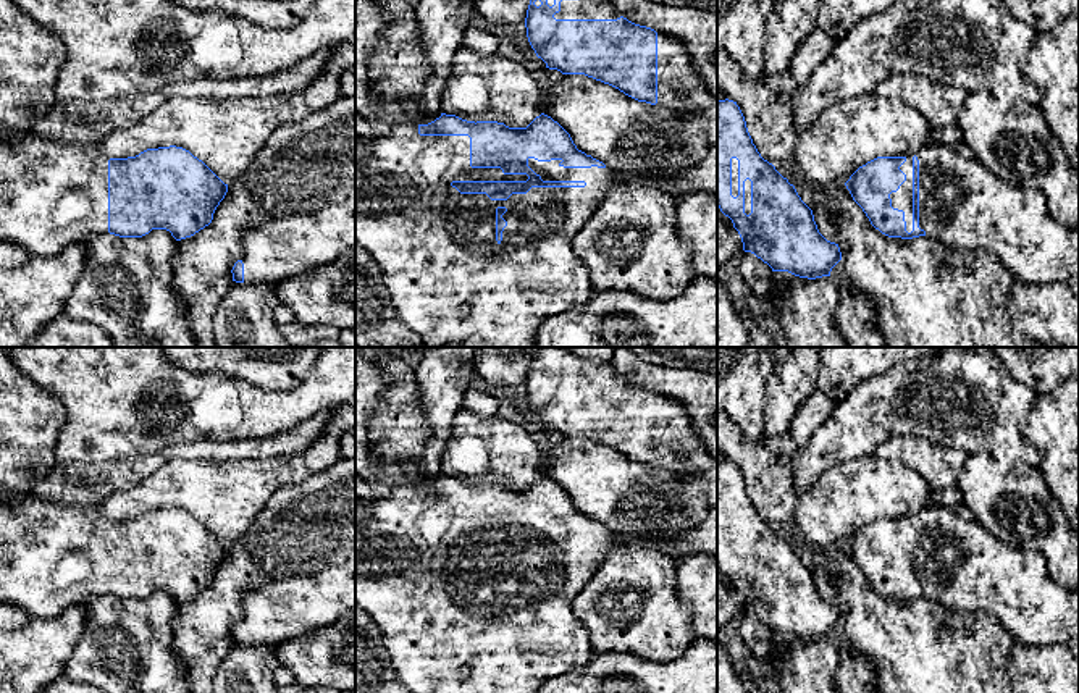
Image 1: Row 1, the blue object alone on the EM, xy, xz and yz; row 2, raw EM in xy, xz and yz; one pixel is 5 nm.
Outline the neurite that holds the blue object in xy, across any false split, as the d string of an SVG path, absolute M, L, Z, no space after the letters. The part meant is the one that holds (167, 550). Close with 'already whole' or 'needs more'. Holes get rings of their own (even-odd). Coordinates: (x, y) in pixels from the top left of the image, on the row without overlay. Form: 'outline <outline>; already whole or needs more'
outline M0 485L0 603L16 604L32 619L58 617L99 594L142 599L152 591L166 591L176 603L186 601L212 585L226 554L228 546L183 509L147 510L136 519L108 520L97 504L73 507Z; needs more

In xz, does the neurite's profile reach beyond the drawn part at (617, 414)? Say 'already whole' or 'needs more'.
needs more

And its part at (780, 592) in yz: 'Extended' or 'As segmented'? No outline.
Extended

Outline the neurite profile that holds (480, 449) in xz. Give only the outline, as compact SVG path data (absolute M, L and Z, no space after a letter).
M460 409L441 457L441 473L475 485L527 489L543 475L543 456L527 426Z

